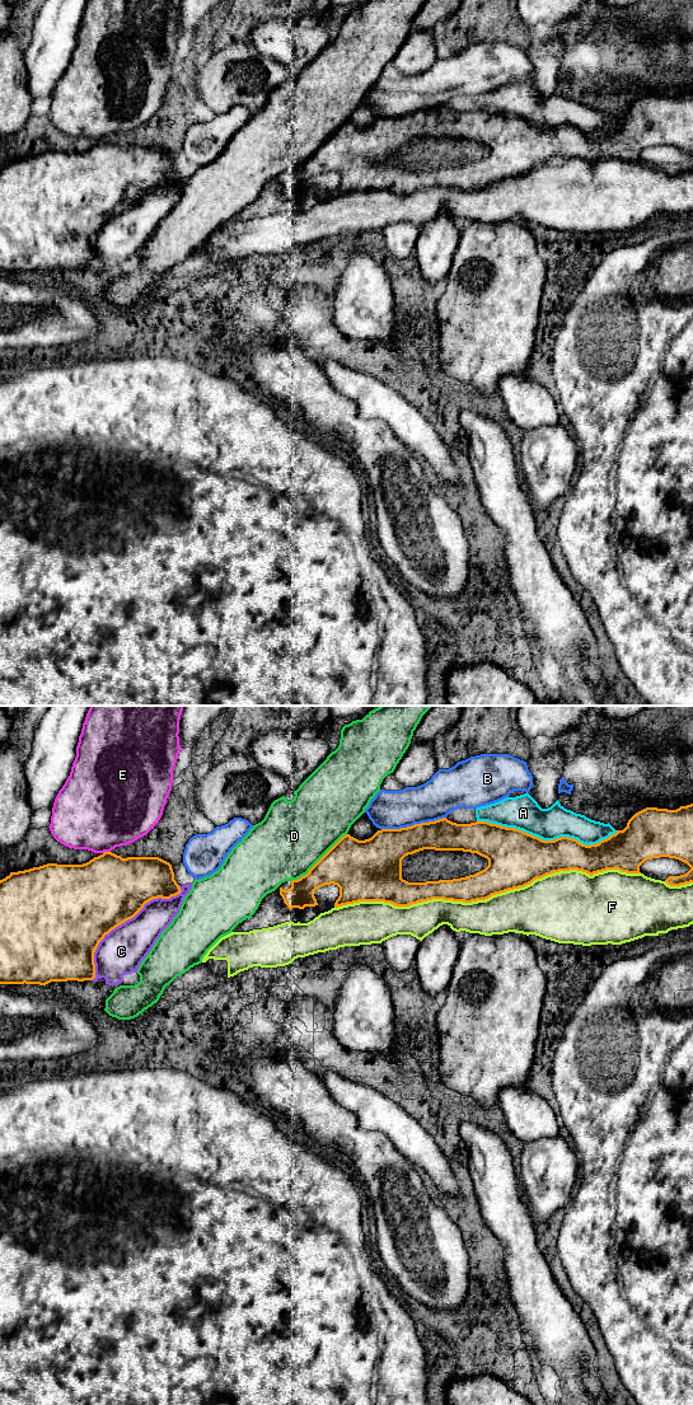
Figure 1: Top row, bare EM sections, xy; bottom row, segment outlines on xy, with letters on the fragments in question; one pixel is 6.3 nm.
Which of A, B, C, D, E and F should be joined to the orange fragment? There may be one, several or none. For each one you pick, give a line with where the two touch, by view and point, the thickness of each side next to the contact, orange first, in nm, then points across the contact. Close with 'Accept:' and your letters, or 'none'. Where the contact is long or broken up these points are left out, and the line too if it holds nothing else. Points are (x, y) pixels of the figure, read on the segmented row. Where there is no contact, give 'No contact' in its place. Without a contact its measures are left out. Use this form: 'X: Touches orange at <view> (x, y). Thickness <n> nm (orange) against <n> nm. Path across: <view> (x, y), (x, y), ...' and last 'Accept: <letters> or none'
F: Touches orange at xy (487, 898). Thickness 280 nm (orange) against 280 nm
Accept: F

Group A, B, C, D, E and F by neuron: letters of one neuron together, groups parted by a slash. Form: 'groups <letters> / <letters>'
groups A / B / C D / E / F

